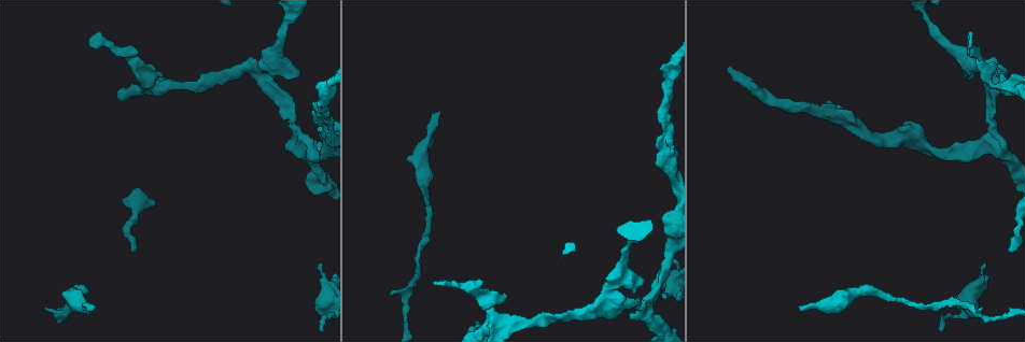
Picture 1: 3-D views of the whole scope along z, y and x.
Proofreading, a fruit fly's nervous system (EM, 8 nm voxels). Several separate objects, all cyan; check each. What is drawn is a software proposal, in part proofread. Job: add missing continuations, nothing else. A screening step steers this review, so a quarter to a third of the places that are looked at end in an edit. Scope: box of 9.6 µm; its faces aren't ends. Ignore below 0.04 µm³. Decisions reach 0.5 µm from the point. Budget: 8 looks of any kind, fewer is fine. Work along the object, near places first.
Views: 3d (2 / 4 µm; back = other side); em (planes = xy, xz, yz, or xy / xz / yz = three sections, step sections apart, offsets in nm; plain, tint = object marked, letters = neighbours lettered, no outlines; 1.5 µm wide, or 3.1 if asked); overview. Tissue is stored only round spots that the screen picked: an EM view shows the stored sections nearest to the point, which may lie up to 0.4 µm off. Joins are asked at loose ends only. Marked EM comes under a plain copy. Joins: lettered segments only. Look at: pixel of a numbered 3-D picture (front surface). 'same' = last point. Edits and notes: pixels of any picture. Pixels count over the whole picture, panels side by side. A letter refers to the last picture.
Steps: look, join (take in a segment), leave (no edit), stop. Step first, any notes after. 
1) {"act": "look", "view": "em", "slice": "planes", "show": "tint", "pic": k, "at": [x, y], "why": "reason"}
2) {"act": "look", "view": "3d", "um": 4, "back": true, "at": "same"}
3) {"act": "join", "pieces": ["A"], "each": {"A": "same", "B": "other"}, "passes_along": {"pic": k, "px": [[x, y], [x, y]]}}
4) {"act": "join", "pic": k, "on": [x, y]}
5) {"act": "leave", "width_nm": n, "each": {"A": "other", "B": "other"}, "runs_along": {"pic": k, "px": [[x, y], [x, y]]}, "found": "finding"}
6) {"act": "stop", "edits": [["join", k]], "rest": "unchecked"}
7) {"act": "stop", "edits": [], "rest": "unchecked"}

{"act": "look", "view": "3d", "um": 2, "back": true, "pic": 1, "at": [89, 41], "why": "branch stops here"}

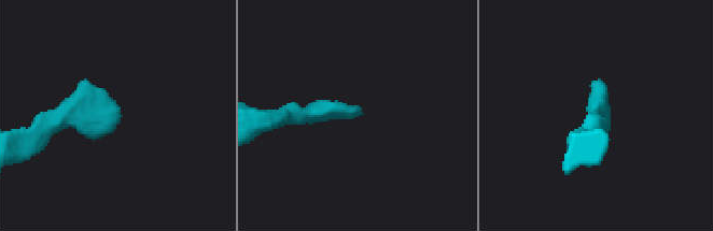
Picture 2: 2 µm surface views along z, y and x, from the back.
{"act": "look", "view": "em", "slice": "planes", "show": "letters", "pic": 2, "at": [604, 111], "why": "need the tissue"}

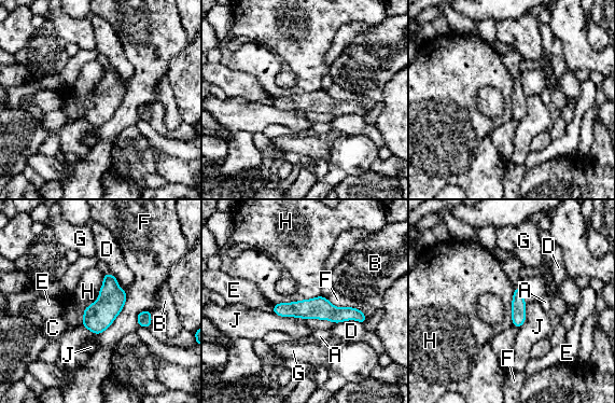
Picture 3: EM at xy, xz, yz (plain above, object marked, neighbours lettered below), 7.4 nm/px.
{"act": "leave", "width_nm": 110, "each": {"A": "other", "B": "other", "C": "other", "D": "other", "E": "other", "F": "other", "G": "other", "H": "other", "J": "other"}, "found": "none of them fits"}

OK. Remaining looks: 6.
{"act": "look", "view": "3d", "um": 2, "pic": 1, "at": [95, 308], "why": "an open end"}

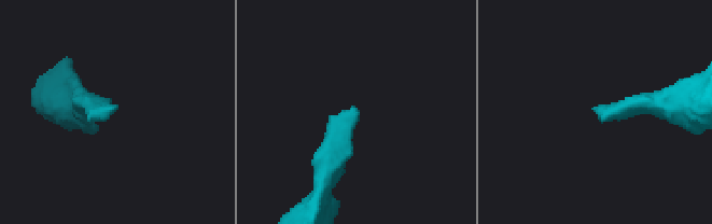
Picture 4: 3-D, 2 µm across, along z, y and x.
{"act": "look", "view": "em", "slice": "yz", "step": 4, "show": "tint", "pic": 4, "at": [110, 111], "why": "now the EM"}

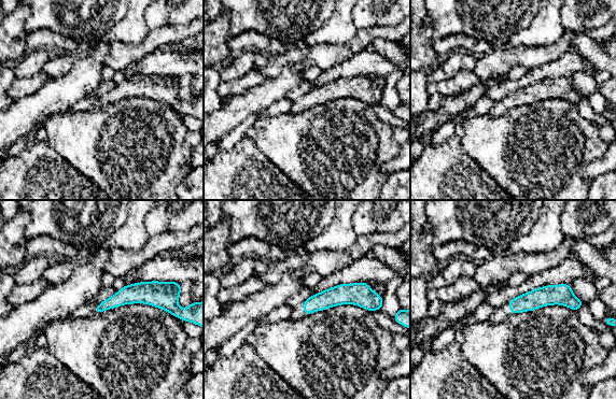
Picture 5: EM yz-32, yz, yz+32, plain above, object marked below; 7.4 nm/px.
{"act": "look", "view": "em", "slice": "planes", "show": "letters", "at": "same", "why": "another direction"}

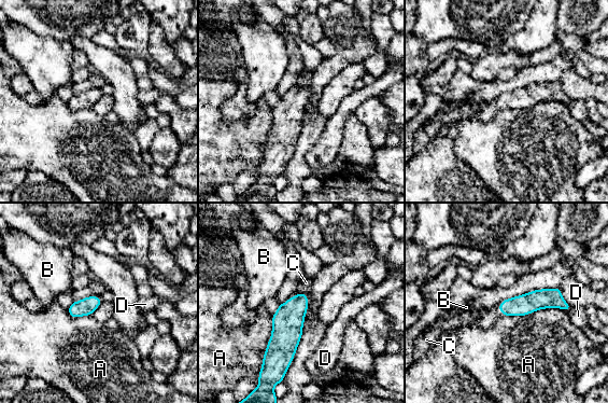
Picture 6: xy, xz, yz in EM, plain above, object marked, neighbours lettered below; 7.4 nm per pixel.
{"act": "join", "pieces": ["C"], "each": {"A": "other", "B": "other", "C": "same", "D": "other"}, "found": "the cell continues"}

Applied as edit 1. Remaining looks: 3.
{"act": "stop", "edits": [["join", 6]], "rest": "unchecked"}

